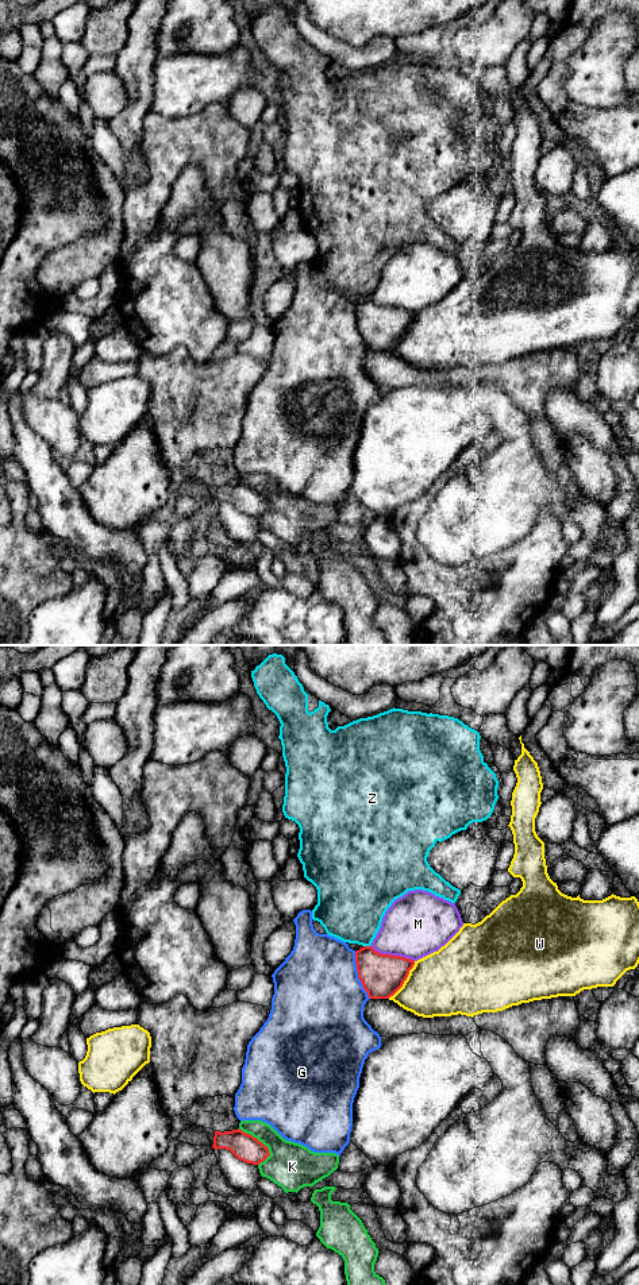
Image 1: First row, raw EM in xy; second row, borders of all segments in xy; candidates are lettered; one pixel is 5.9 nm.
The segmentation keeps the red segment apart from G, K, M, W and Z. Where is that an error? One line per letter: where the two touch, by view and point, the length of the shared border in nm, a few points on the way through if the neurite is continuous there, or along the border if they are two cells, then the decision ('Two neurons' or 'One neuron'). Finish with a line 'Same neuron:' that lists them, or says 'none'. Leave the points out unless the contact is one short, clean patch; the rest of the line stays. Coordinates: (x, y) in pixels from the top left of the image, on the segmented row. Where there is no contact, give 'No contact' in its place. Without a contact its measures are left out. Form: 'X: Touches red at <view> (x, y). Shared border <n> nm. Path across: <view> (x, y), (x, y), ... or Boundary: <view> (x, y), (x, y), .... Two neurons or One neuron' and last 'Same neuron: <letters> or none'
G: Touches red at xy (358, 975). Shared border 300 nm. Two neurons
K: Touches red at xy (261, 1142). Shared border 260 nm. Two neurons
M: Touches red at xy (392, 956). Shared border 280 nm. Two neurons
W: Touches red at xy (405, 979). Shared border 280 nm. Two neurons
Z: Touches red at xy (366, 946). Shared border 40 nm. Boundary: xy (364, 945), (369, 946). Two neurons
Same neuron: none

